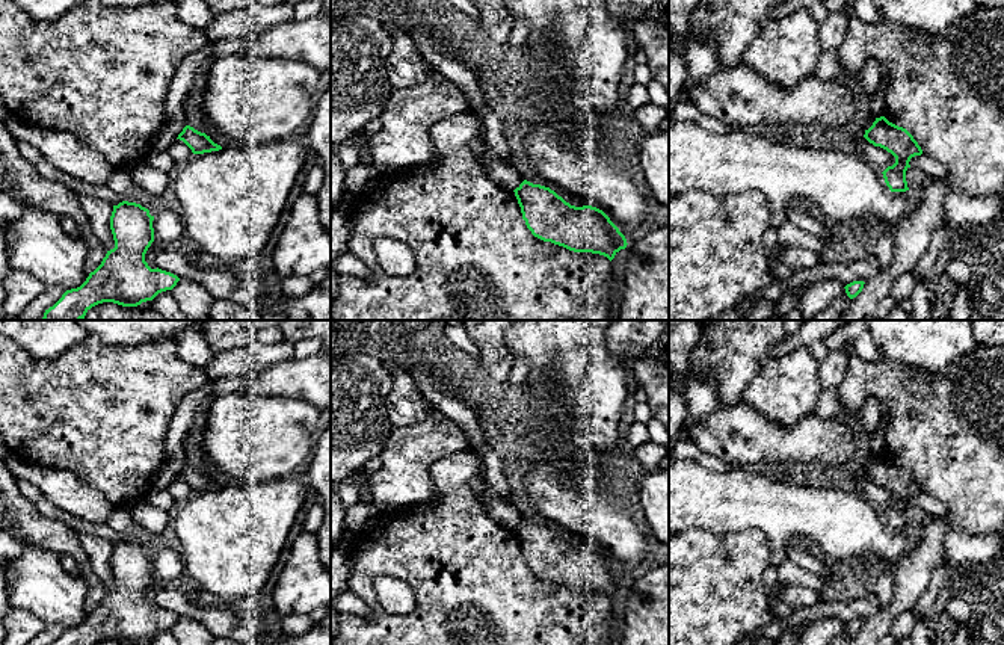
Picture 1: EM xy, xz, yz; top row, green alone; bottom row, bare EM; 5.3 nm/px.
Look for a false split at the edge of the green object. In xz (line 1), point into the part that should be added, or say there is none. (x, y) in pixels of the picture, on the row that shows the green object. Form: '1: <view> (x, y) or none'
1: none

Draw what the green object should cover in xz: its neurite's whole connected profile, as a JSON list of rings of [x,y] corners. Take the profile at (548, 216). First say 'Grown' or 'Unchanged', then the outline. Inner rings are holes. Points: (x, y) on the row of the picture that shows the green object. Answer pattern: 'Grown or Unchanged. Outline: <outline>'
Unchanged. Outline: [[[524,180],[515,190],[531,234],[574,252],[607,257],[627,248],[627,239],[610,218],[592,205],[575,207],[550,187]]]

